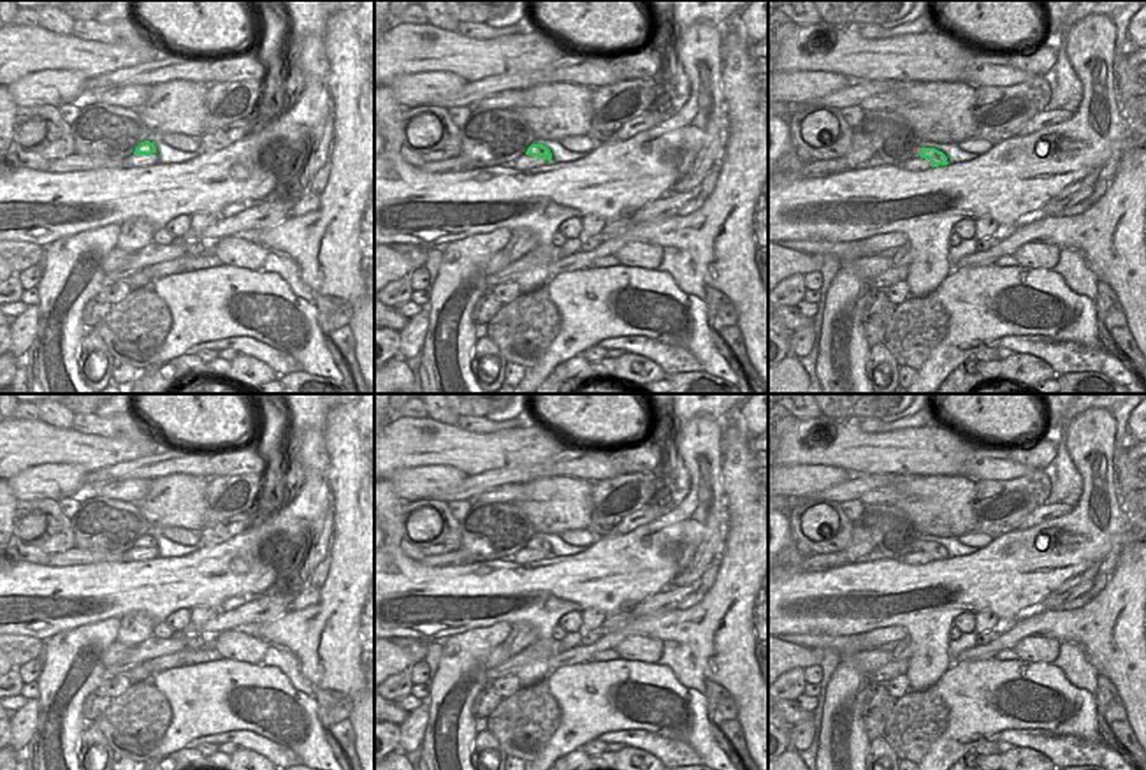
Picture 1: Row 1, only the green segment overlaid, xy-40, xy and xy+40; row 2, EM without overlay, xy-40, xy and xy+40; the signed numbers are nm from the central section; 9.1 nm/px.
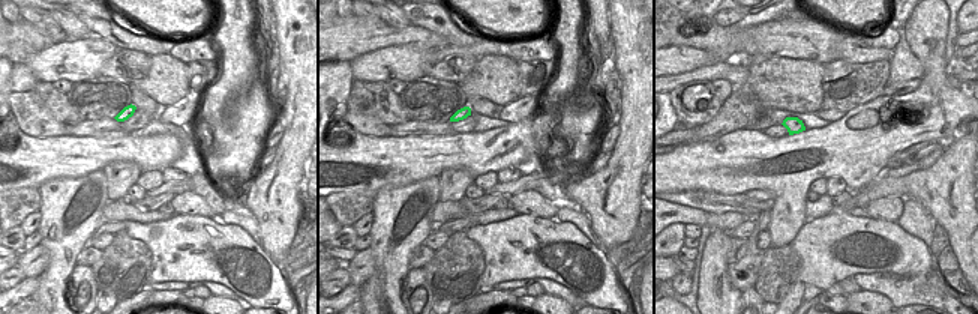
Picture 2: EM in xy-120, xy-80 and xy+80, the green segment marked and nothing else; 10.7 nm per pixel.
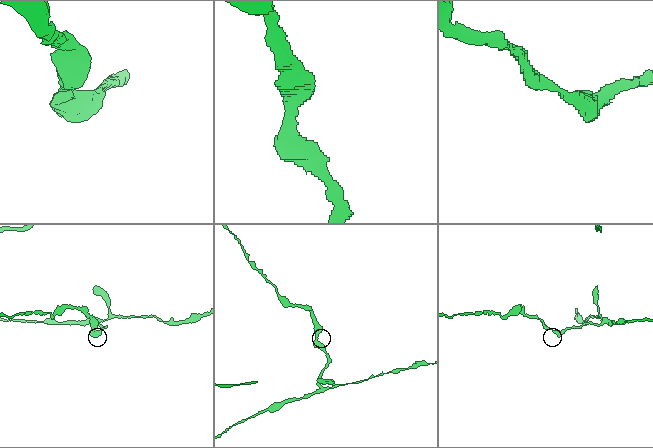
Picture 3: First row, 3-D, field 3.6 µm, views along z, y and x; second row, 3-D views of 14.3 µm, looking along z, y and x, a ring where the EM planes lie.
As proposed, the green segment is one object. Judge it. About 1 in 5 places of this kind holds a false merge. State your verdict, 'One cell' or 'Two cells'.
One cell

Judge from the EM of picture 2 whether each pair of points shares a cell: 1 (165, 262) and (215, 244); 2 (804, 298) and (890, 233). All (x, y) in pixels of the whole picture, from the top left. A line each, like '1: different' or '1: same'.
1: same
2: same

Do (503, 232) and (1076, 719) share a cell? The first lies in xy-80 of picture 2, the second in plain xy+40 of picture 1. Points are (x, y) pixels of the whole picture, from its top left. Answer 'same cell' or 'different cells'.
same cell

